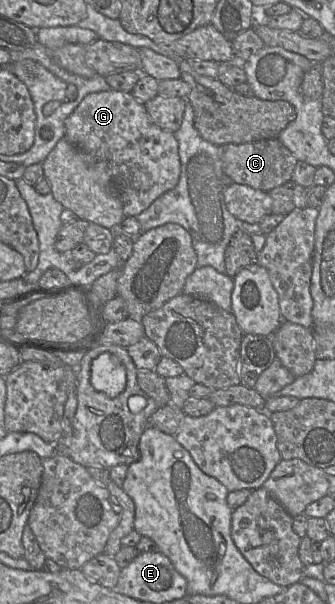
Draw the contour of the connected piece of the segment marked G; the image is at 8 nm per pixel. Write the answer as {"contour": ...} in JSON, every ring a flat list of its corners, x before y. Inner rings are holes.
{"contour":[[109,89,87,94,65,122,65,136,88,158,98,163,106,163,112,183,123,204,125,217,136,217,146,210,158,197,176,187,181,164,178,142,174,133,164,130,150,119,145,103,137,100,131,92]]}

